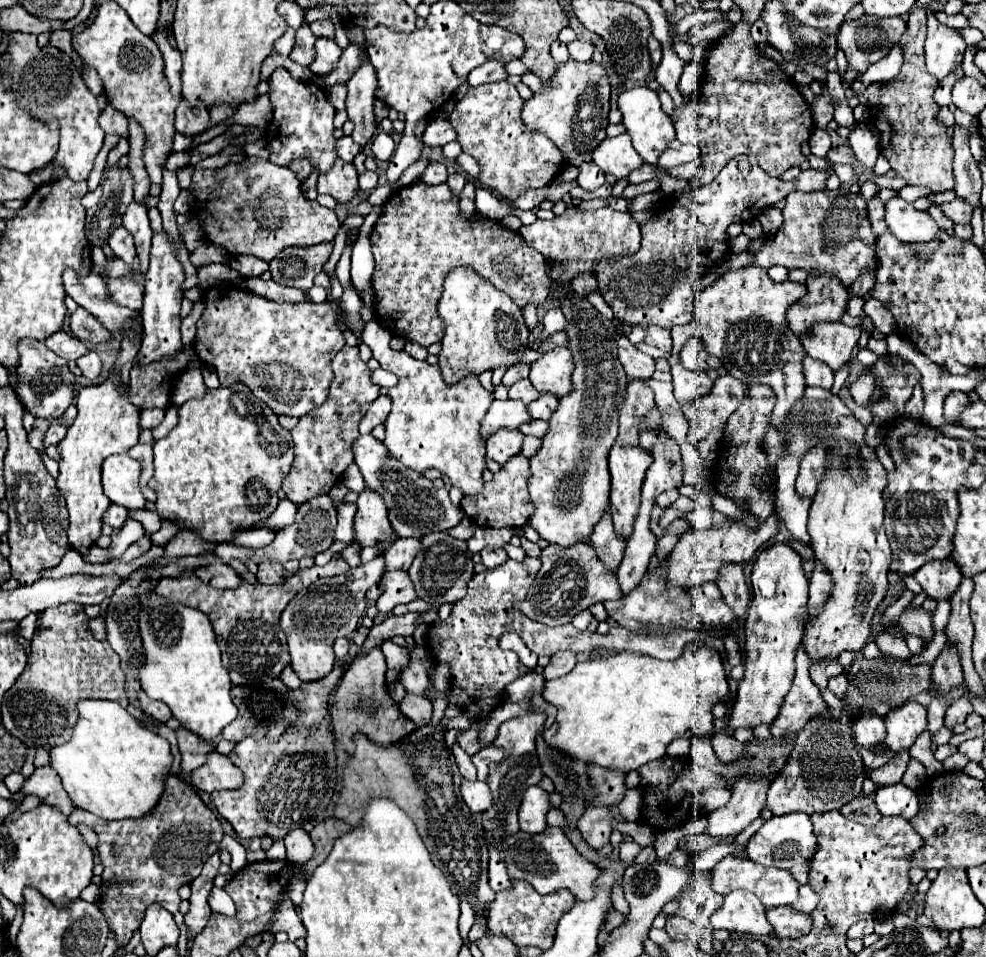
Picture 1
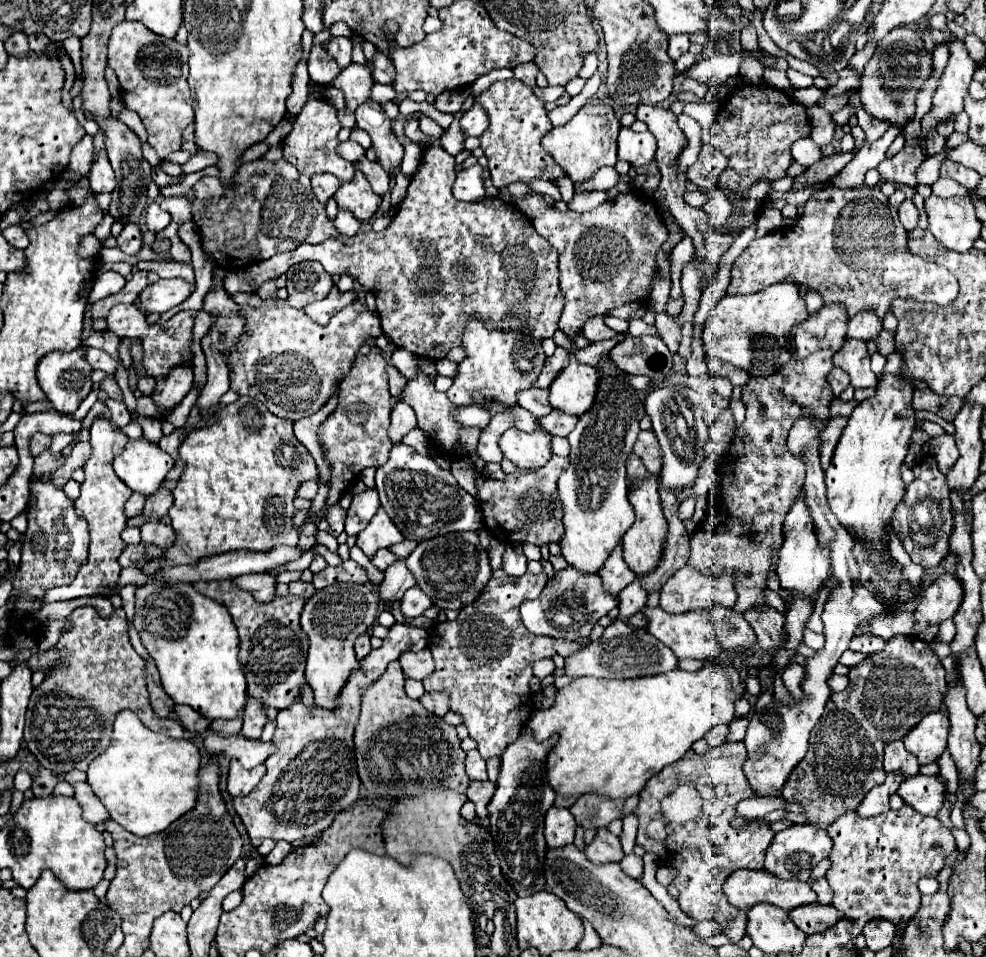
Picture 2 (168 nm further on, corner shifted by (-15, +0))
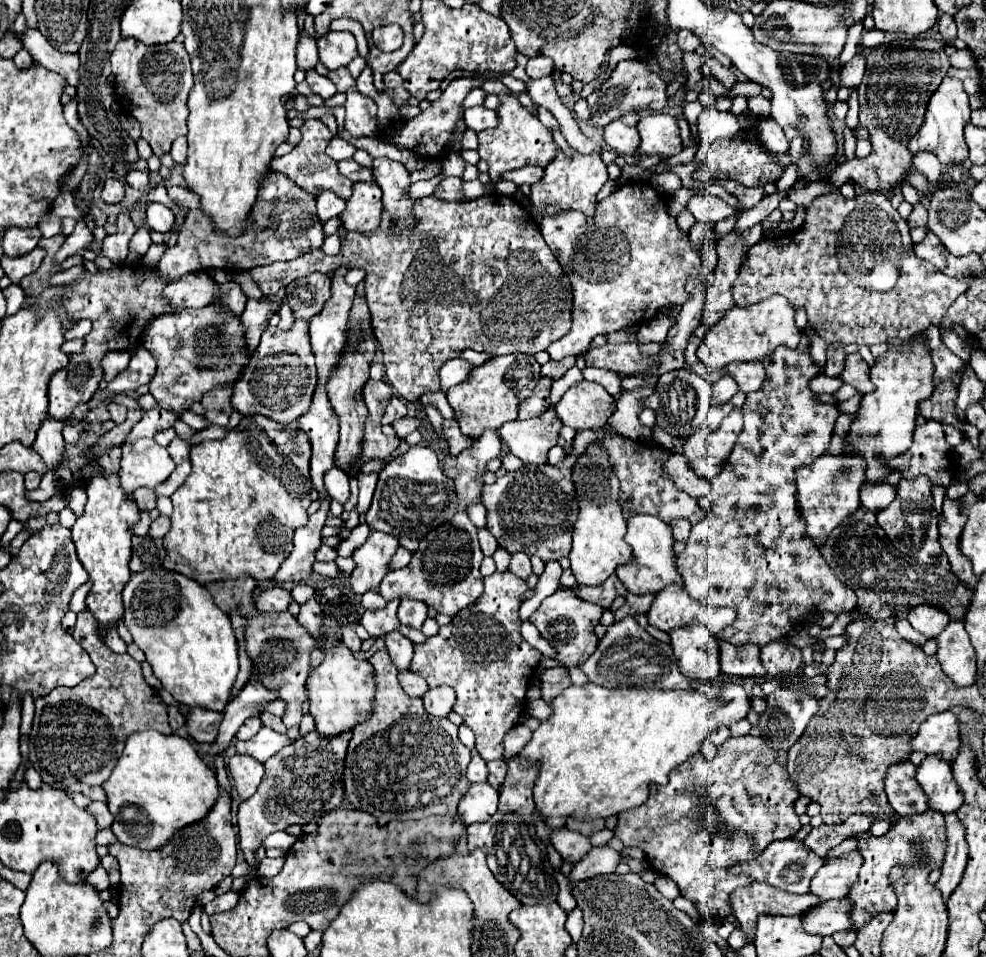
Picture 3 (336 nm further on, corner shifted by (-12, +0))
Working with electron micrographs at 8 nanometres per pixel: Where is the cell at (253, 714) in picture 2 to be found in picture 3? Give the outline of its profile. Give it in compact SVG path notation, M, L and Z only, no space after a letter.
M249 717L249 719L241 725L241 729L237 731L237 739L239 739L239 741L253 739L261 727L263 727L263 723L261 723L259 717Z

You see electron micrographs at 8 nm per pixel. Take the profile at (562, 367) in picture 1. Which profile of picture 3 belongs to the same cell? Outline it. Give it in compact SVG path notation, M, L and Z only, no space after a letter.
M581 381L565 391L565 395L555 405L557 417L563 425L577 431L601 429L615 409L613 397L593 381Z

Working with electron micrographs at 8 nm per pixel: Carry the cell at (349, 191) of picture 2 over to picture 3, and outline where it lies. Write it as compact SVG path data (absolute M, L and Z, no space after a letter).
M353 183L353 193L341 213L347 231L371 233L381 221L381 189L377 183Z

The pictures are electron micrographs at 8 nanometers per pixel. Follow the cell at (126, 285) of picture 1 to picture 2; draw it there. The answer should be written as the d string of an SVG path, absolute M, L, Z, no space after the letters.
M160 279L140 293L140 301L150 313L164 313L186 301L194 289L196 283L188 283L184 279Z

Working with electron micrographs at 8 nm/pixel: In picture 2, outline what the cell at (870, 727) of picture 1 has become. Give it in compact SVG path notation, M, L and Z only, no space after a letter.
M892 741L886 745L884 751L884 771L886 773L902 773L904 777L916 775L920 769L920 763L912 753L906 751L902 741Z

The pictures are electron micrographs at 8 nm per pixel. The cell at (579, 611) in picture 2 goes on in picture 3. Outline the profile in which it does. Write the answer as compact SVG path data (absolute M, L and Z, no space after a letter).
M569 587L569 589L559 589L551 597L543 599L539 609L533 611L533 615L529 617L529 621L537 627L541 637L545 637L557 649L555 659L569 669L569 667L575 667L577 661L583 661L585 657L589 657L589 653L593 653L597 645L597 635L593 629L599 623L601 613L603 613L601 605L583 601Z

